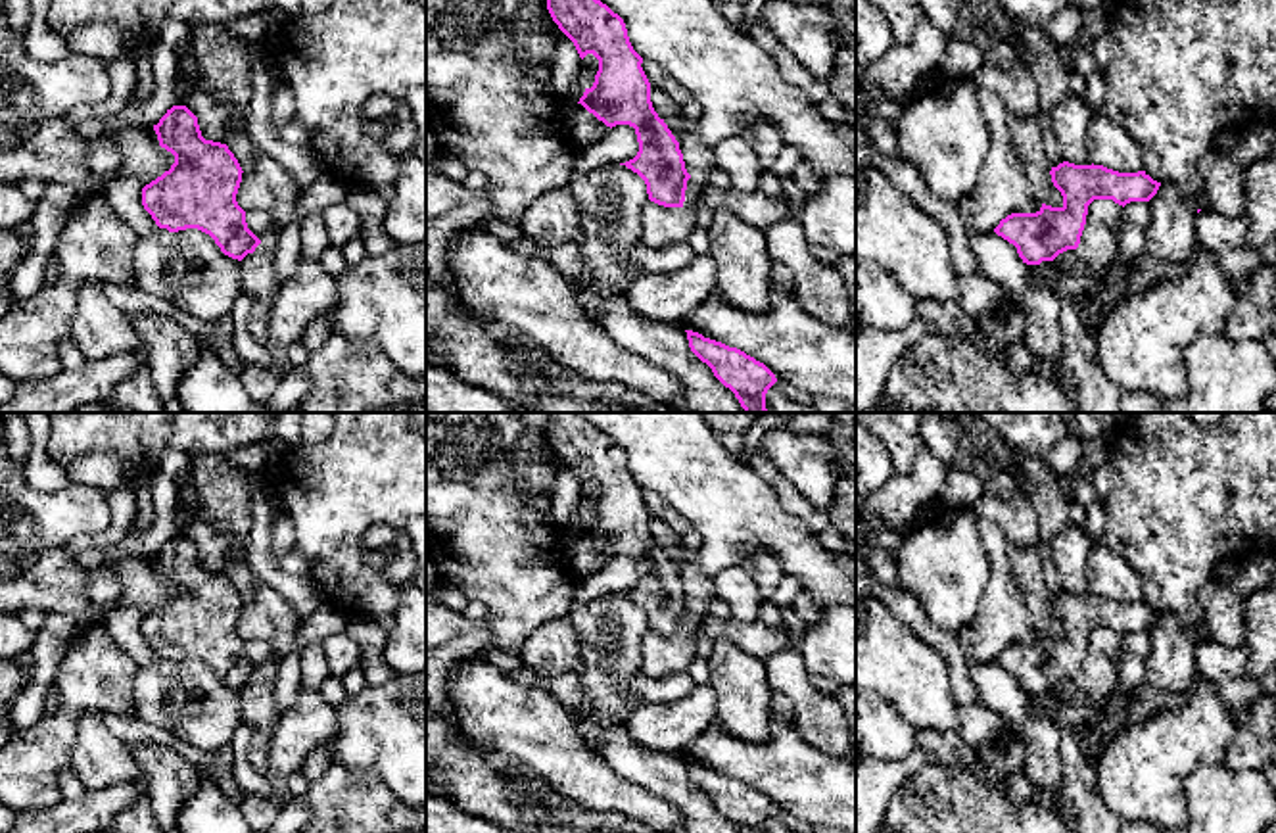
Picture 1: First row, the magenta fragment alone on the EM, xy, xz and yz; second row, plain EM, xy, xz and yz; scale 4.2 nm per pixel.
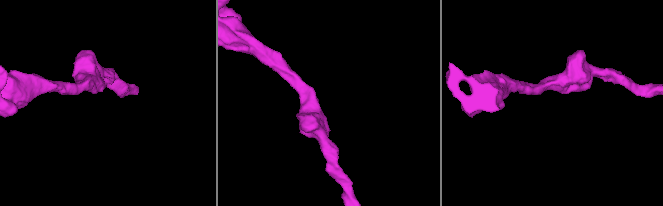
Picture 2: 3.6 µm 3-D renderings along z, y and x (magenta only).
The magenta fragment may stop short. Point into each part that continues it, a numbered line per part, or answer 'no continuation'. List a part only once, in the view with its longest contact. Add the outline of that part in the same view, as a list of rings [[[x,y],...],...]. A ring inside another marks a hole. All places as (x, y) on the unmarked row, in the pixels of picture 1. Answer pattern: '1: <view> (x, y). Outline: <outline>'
no continuation

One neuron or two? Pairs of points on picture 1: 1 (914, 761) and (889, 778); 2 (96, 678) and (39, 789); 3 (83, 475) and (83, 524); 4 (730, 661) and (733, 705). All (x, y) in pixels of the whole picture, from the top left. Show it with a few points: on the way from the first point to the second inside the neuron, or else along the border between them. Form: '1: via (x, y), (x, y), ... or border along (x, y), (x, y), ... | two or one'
1: via (908, 766), (895, 774) | one
2: via (73, 705), (39, 755), (39, 762) | one
3: border along (73, 484), (104, 492) | two
4: via (733, 672), (733, 693) | one

